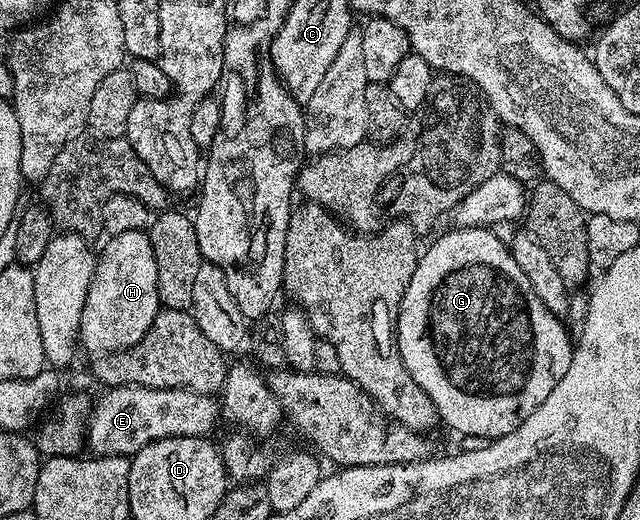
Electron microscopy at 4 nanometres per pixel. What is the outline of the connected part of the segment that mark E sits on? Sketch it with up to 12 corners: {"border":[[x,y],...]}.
{"border":[[110,387],[95,400],[93,456],[208,437],[218,403],[189,387]]}

